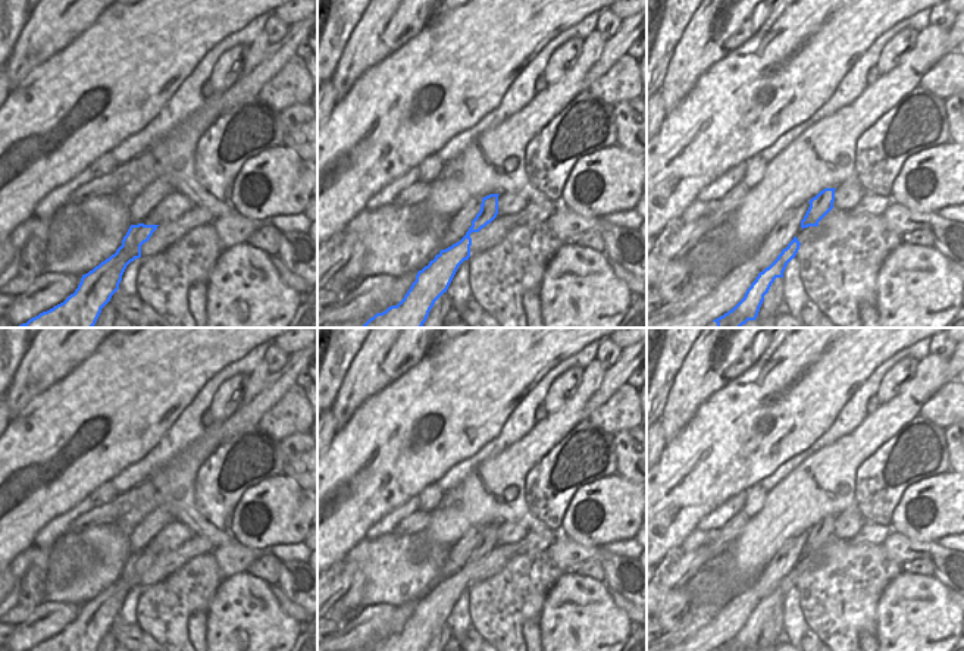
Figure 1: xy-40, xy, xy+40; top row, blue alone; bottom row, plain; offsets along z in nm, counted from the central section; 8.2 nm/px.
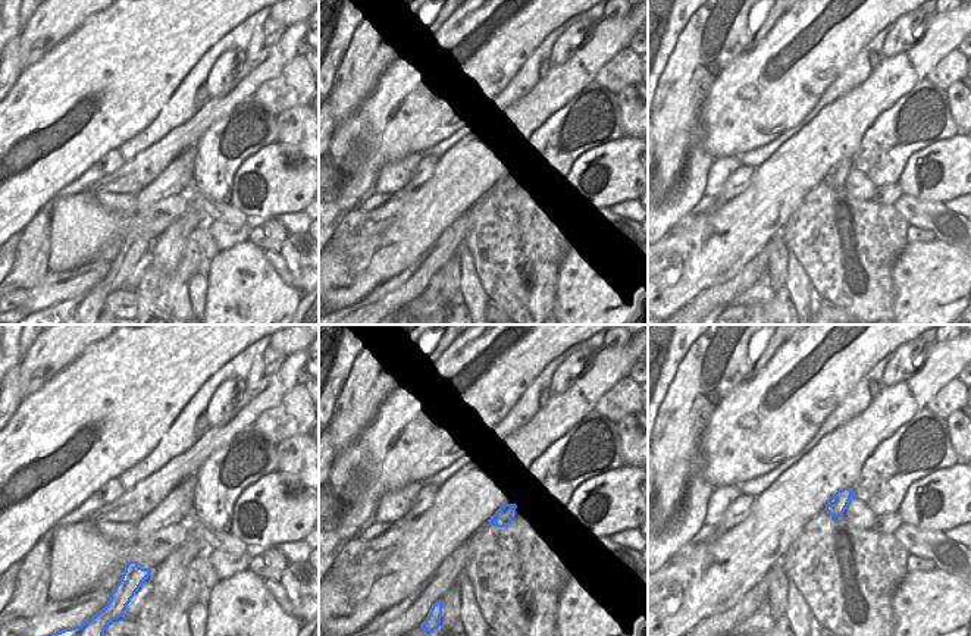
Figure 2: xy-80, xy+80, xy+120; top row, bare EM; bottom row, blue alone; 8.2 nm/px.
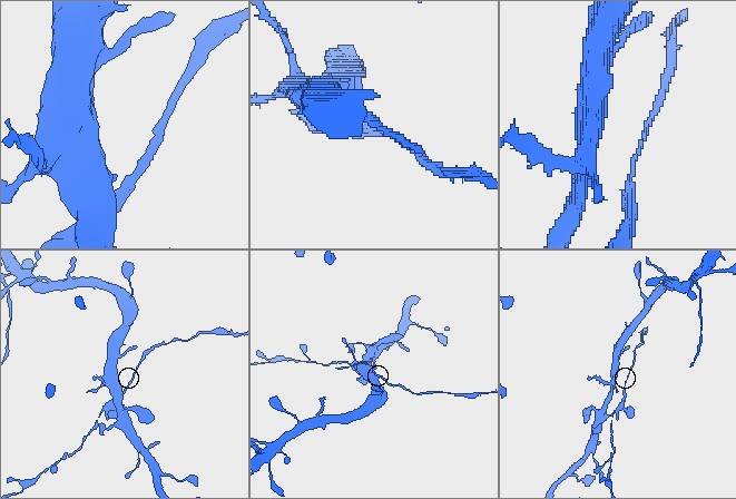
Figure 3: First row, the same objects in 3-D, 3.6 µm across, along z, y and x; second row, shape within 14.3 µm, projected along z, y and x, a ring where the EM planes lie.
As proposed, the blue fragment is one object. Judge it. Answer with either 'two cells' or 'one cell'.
one cell

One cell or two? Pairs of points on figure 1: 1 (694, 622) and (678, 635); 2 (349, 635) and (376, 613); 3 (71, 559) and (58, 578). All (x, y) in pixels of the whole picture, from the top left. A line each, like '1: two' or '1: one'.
1: one
2: one
3: one

